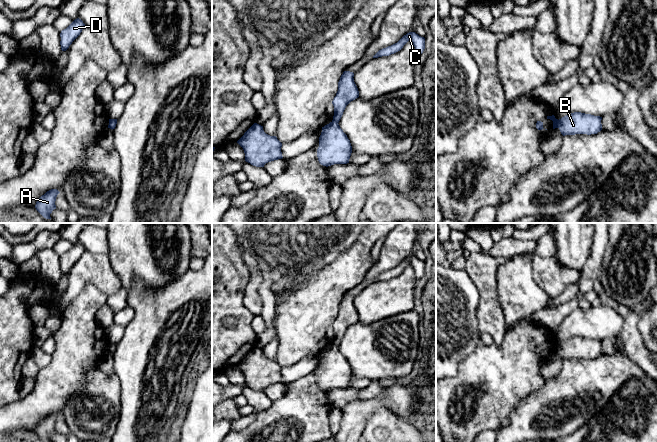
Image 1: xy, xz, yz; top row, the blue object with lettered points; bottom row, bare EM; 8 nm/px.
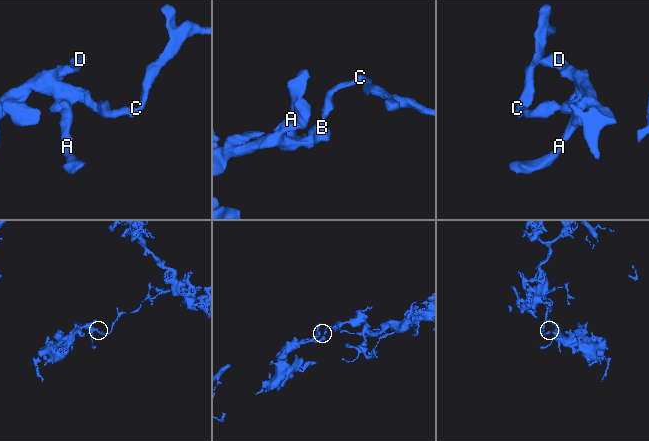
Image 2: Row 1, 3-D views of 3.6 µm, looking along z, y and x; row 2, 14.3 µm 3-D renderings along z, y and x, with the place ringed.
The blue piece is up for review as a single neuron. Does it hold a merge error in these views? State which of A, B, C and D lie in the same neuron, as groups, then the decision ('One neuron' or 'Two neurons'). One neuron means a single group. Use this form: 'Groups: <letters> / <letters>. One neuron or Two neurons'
Groups: A B D / C. Two neurons

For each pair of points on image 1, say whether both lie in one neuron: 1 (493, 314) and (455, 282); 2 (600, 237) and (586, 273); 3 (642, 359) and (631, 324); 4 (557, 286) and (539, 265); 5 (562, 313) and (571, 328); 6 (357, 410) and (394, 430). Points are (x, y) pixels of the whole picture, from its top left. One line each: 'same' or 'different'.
1: different
2: same
3: same
4: same
5: different
6: different

